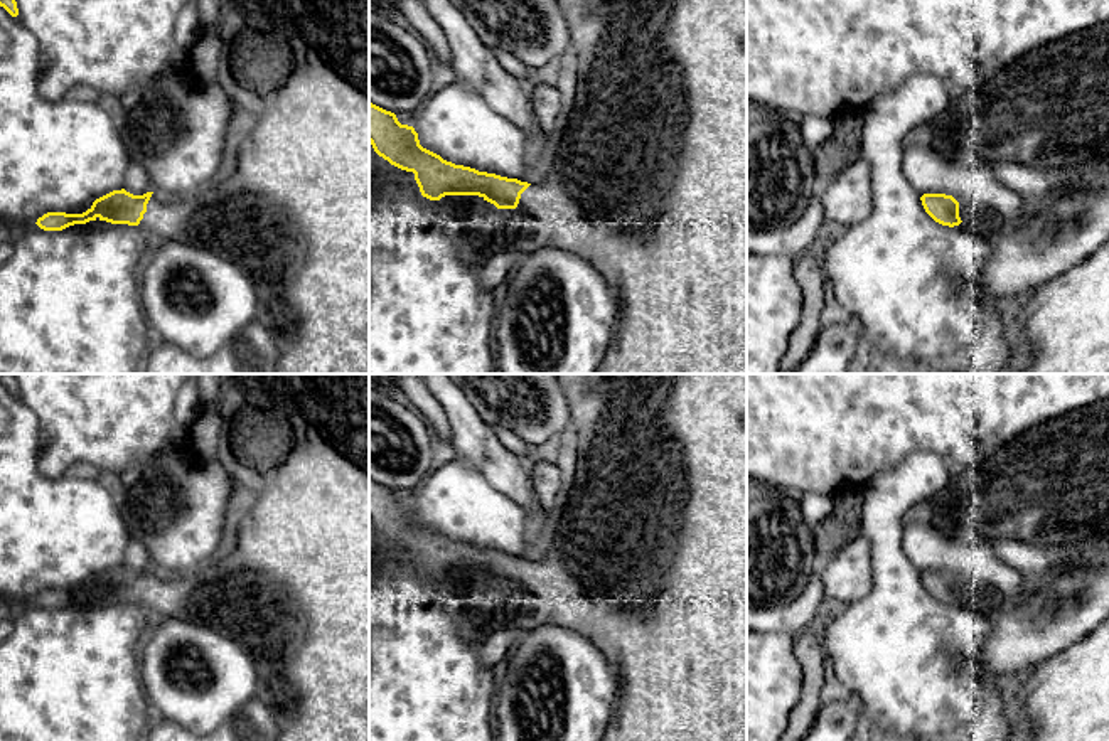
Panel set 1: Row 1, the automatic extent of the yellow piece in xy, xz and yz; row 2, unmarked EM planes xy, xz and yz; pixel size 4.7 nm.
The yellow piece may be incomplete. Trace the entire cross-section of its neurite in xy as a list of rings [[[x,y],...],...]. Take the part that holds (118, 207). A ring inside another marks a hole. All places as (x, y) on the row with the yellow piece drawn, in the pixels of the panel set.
[[[310,49],[307,57],[293,66],[288,81],[276,91],[276,98],[265,116],[238,133],[233,147],[238,152],[234,172],[228,179],[216,179],[190,194],[177,197],[162,197],[155,192],[133,195],[121,189],[96,199],[83,214],[47,212],[35,224],[44,231],[62,231],[74,224],[99,219],[111,224],[140,226],[153,241],[175,241],[209,249],[238,264],[254,281],[258,296],[256,322],[273,335],[278,349],[273,374],[369,374],[369,98]]]

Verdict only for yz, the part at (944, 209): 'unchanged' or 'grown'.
unchanged

